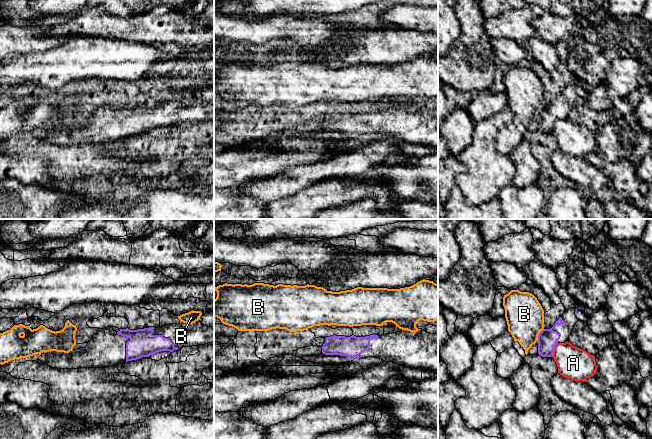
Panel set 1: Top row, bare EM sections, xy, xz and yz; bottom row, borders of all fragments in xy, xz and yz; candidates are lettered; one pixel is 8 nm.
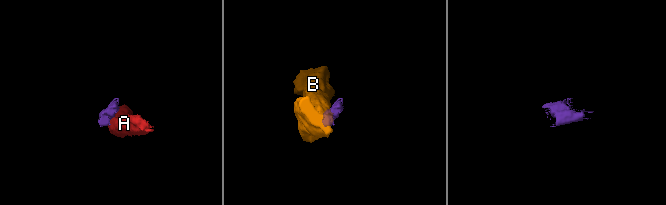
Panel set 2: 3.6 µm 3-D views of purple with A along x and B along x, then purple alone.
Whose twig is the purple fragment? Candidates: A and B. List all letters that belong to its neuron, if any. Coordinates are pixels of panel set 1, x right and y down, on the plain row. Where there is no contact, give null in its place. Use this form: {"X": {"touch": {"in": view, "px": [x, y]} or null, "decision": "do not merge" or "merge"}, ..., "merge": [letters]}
{"A": {"touch": {"in": "yz", "px": [553, 125]}, "decision": "do not merge"}, "B": {"touch": {"in": "yz", "px": [538, 111]}, "decision": "do not merge"}, "merge": []}

